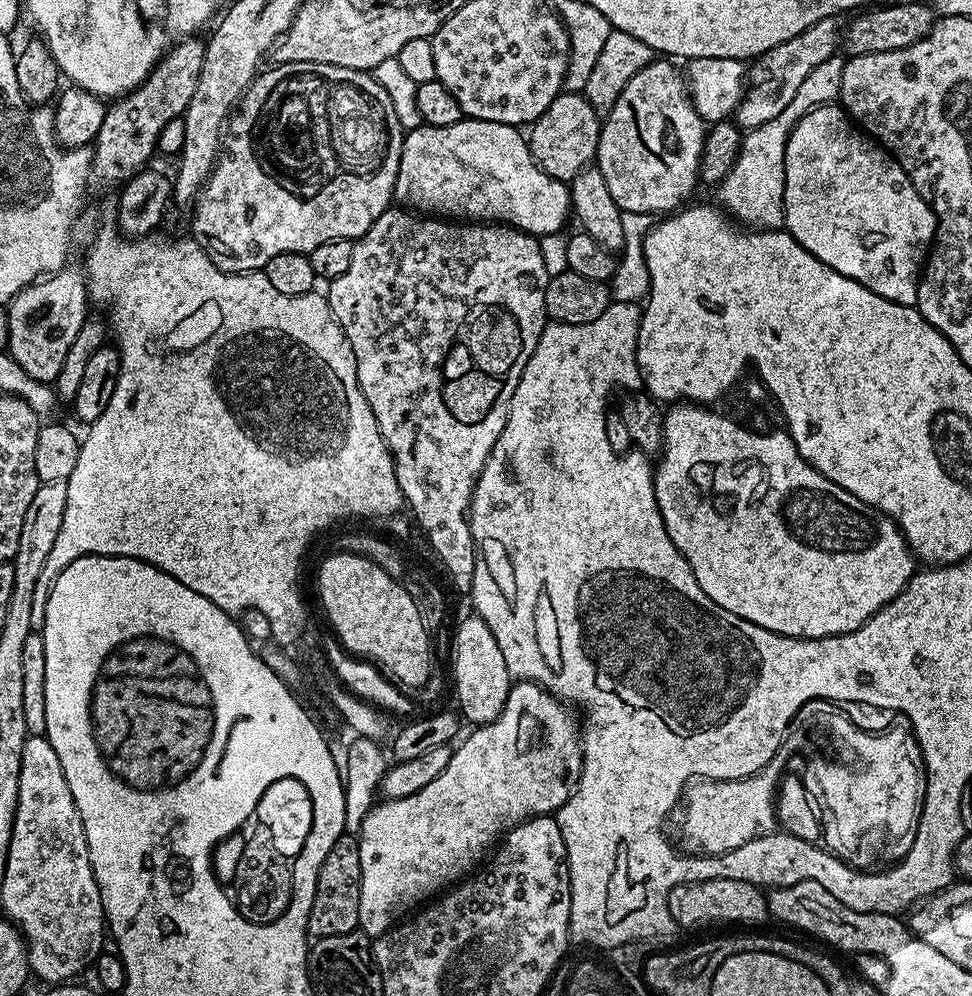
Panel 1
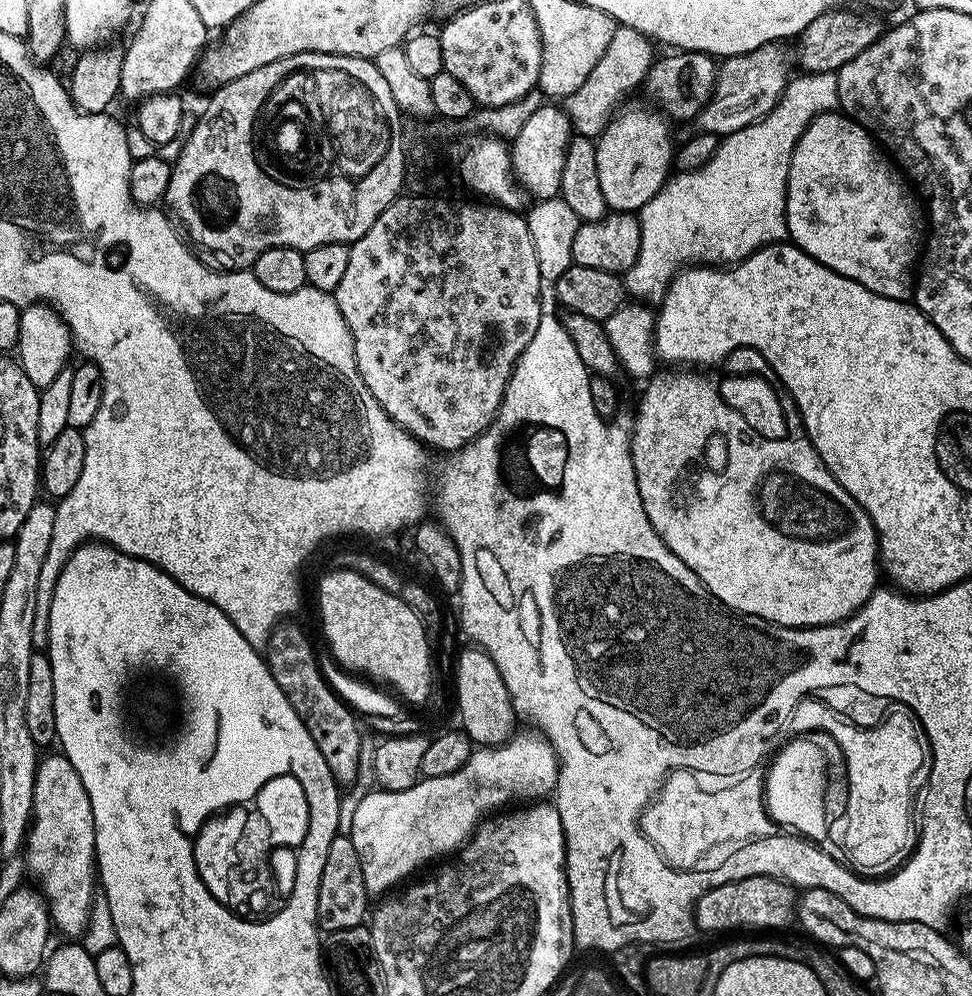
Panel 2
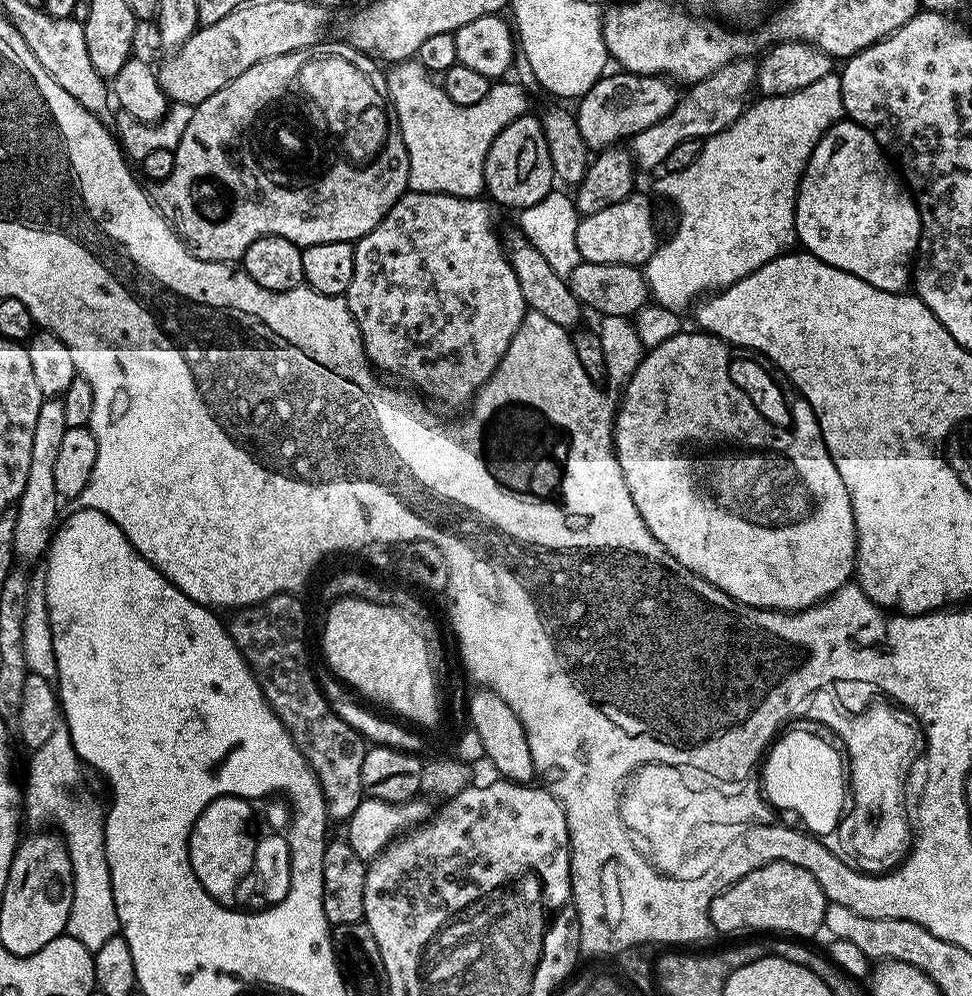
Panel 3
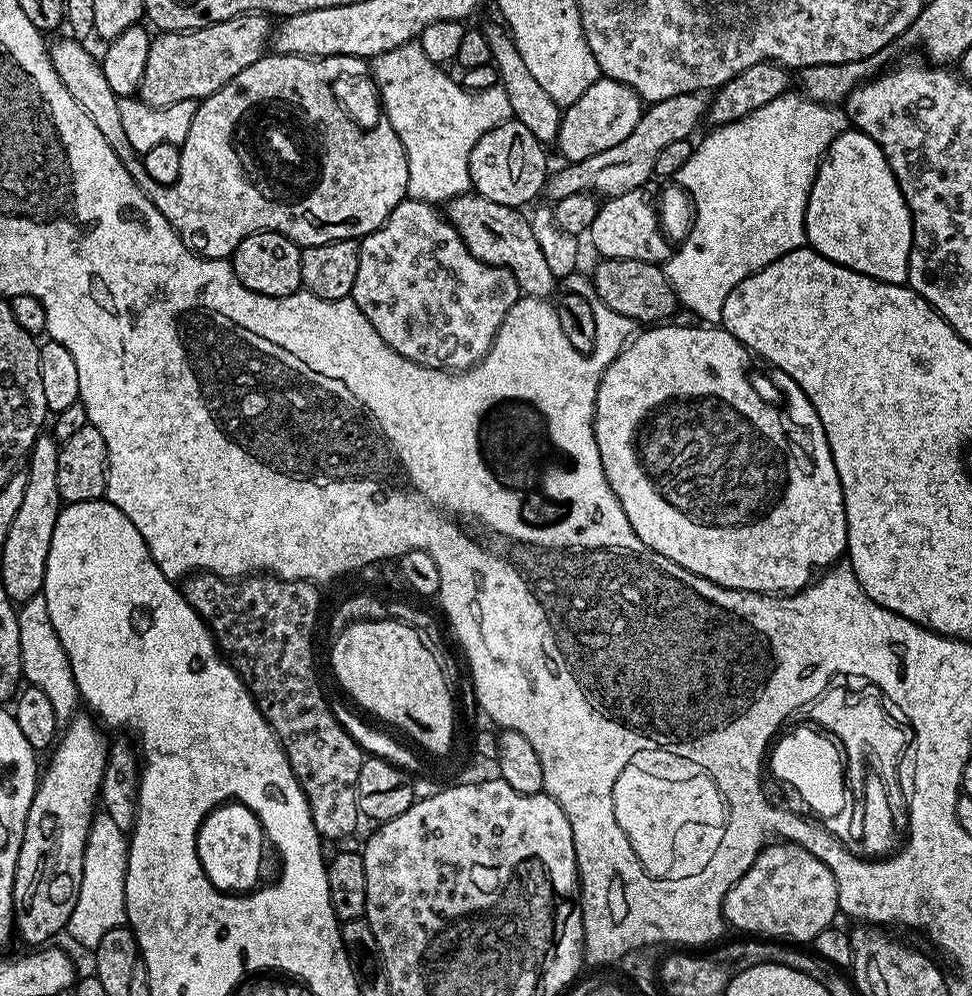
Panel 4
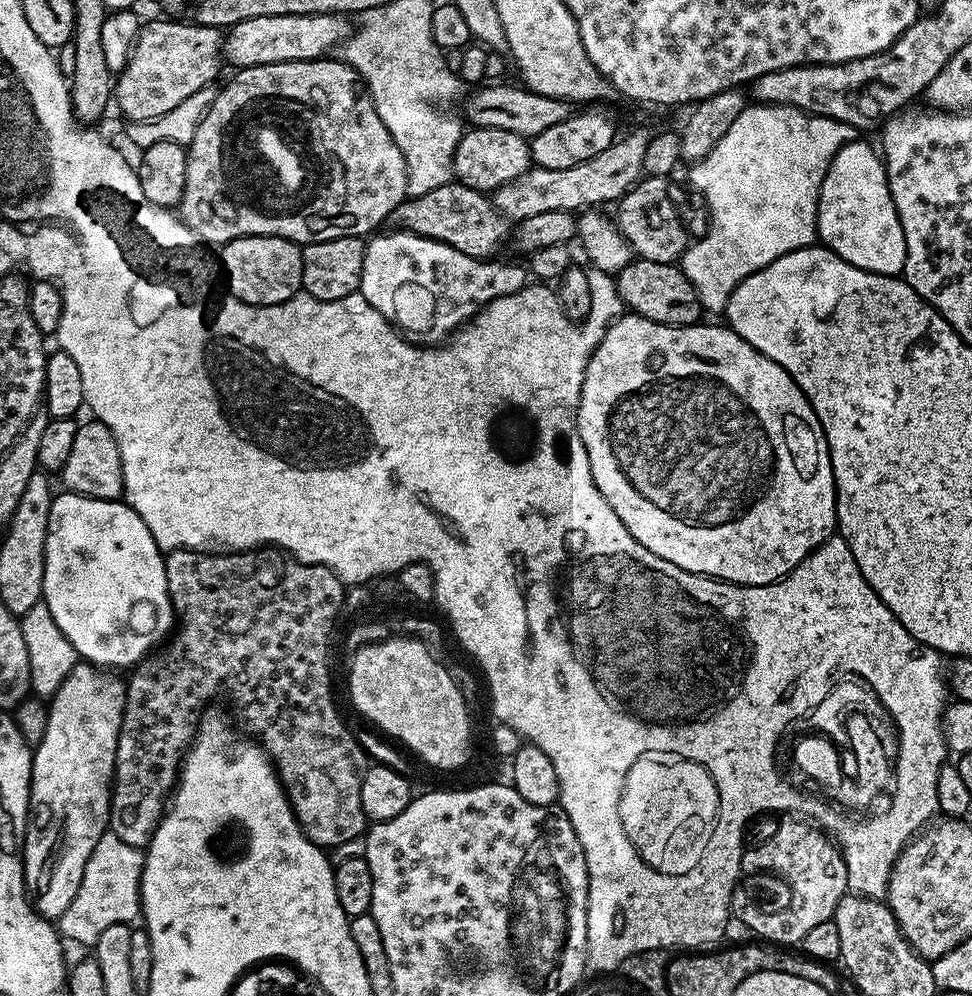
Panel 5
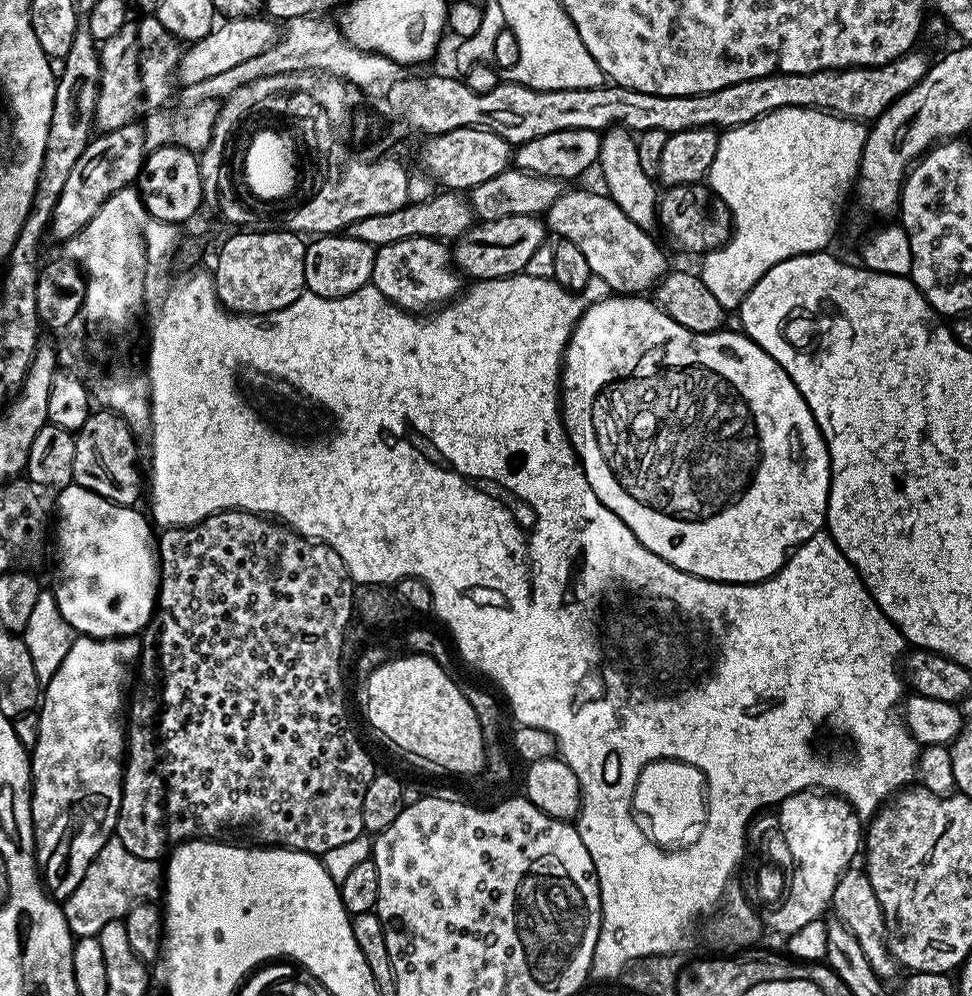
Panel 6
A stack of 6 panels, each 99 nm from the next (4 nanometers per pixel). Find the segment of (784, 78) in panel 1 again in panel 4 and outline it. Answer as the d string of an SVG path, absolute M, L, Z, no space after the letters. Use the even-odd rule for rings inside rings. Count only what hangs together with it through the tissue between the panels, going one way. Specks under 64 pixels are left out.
M687 92L657 104L648 104L641 113L638 126L630 130L626 142L618 142L618 146L610 146L610 150L602 150L602 154L594 154L594 158L586 158L577 164L565 163L561 172L553 171L548 177L546 196L552 202L579 192L591 192L607 198L645 187L648 179L653 179L654 162L658 162L660 151L670 146L670 142L689 139L700 120L702 124L705 119L709 103L705 93Z

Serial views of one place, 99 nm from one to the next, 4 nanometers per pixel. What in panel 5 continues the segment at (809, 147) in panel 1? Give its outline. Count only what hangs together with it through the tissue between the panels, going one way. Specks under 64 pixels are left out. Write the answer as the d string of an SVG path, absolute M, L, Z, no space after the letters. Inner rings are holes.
M857 138L842 146L830 162L816 203L816 235L823 247L850 262L850 266L858 266L879 276L900 276L906 262L906 238L890 194L888 169L881 153L873 148L863 138Z

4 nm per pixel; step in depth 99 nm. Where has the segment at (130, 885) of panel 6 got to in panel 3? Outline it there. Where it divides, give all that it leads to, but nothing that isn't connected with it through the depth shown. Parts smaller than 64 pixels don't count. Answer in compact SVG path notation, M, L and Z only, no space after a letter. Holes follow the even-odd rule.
M78 753L75 756L29 755L26 762L28 777L23 787L26 789L27 807L29 804L42 815L53 816L60 823L59 831L68 846L68 857L72 863L72 901L67 935L78 938L78 942L82 942L82 946L94 954L102 950L103 944L110 942L110 938L117 936L120 930L107 858L105 809L100 809L96 804L88 805L87 794L76 789L75 772L82 768Z

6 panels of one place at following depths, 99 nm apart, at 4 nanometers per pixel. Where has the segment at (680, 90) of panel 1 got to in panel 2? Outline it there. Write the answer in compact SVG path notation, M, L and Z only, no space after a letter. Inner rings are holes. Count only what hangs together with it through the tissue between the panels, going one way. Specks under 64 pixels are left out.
M628 108L621 116L613 115L595 141L598 186L612 212L639 213L640 208L646 206L658 190L662 190L673 171L674 143L668 129L669 121L659 111L656 112L648 108Z

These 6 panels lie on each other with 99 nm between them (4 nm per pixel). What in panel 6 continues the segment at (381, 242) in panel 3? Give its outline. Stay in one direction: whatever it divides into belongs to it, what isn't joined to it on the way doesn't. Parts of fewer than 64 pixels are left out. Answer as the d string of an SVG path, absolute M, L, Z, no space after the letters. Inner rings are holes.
M419 236L402 238L402 242L390 242L376 249L370 284L400 308L428 310L451 301L457 295L456 276L458 277L458 272L450 259L449 249L439 240Z

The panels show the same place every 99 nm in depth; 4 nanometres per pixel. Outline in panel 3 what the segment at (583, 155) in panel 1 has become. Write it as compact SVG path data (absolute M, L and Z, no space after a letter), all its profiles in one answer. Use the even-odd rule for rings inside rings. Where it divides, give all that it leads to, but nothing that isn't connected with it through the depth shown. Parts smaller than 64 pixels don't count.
M532 114L520 116L493 140L485 156L484 187L487 195L492 195L500 204L508 208L523 210L542 202L546 194L553 191L554 177L550 150L546 146L544 131L539 119Z

